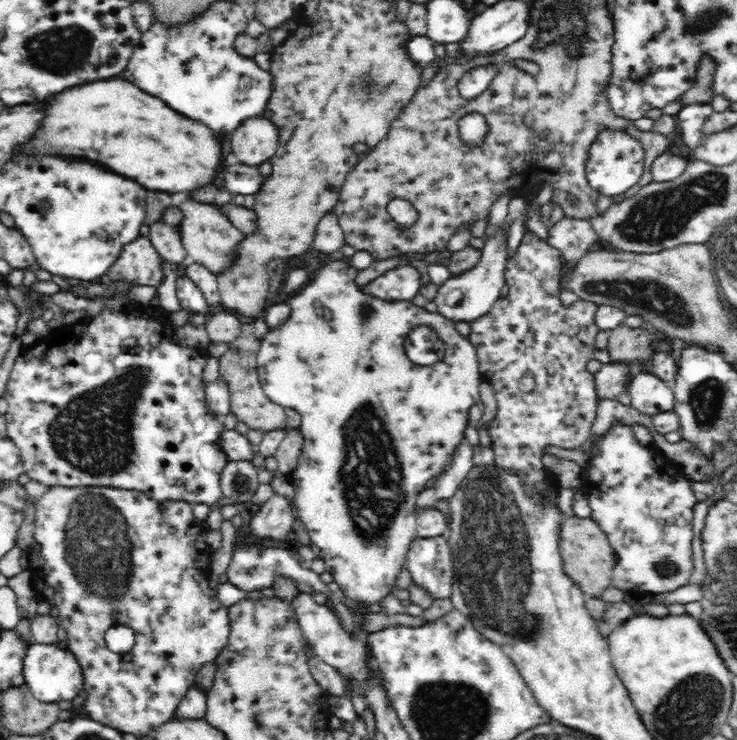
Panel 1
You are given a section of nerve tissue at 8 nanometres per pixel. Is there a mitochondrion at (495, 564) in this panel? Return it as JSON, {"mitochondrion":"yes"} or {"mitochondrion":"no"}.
{"mitochondrion":"yes"}

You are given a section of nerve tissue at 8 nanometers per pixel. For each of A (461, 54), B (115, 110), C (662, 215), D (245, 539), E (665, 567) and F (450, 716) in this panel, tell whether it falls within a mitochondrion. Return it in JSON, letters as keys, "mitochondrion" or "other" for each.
{"A":"other","B":"other","C":"mitochondrion","D":"other","E":"mitochondrion","F":"mitochondrion"}

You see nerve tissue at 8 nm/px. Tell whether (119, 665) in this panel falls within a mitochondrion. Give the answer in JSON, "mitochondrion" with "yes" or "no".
{"mitochondrion":"no"}

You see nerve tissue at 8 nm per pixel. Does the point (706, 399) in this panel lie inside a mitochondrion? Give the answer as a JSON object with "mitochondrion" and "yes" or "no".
{"mitochondrion":"yes"}

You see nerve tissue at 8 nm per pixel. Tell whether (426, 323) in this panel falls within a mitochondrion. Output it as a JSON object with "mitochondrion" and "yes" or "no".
{"mitochondrion":"no"}

